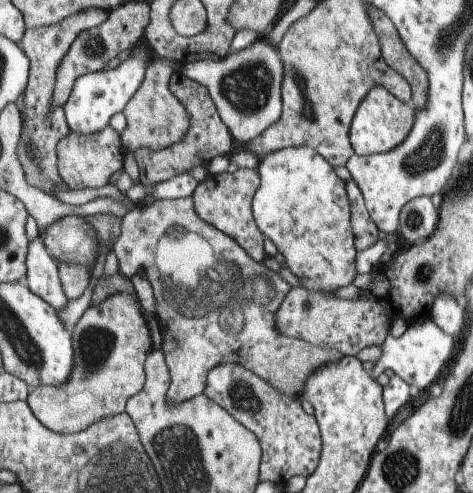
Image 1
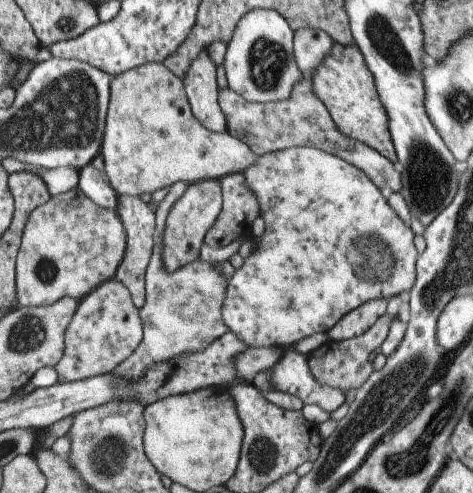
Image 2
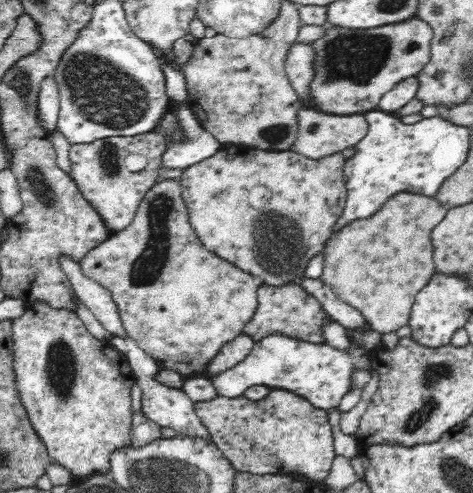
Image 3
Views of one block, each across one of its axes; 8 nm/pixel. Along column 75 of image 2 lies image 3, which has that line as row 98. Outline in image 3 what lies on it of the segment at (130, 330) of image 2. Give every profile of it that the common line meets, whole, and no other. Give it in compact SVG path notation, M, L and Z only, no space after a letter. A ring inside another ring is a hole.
M418 18L384 24L380 28L324 26L322 38L312 42L314 74L310 80L310 102L314 110L328 116L356 116L378 110L380 100L398 82L416 76L430 62L434 30Z

